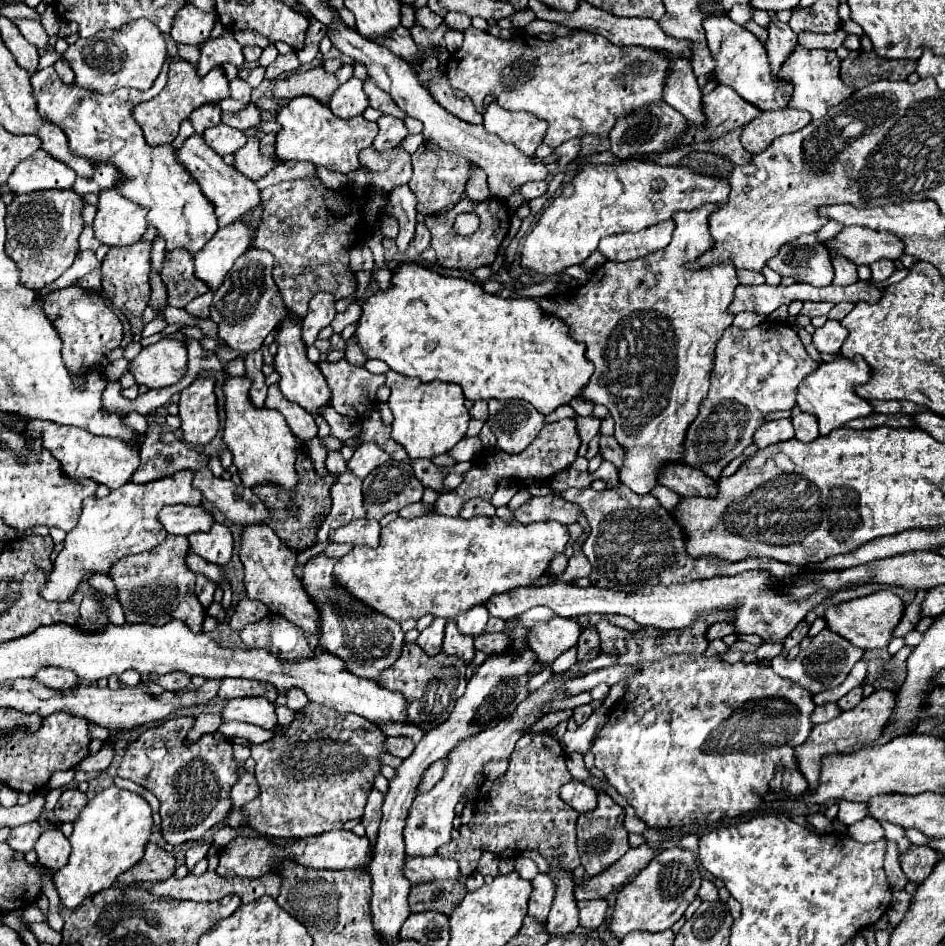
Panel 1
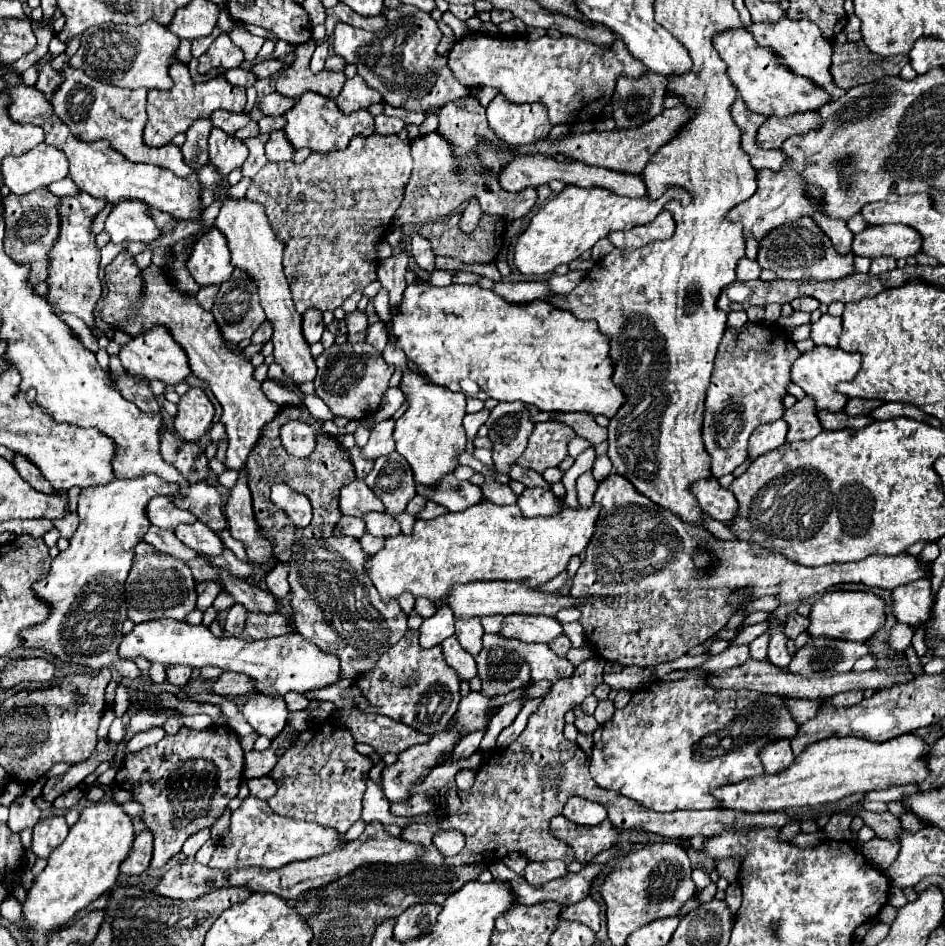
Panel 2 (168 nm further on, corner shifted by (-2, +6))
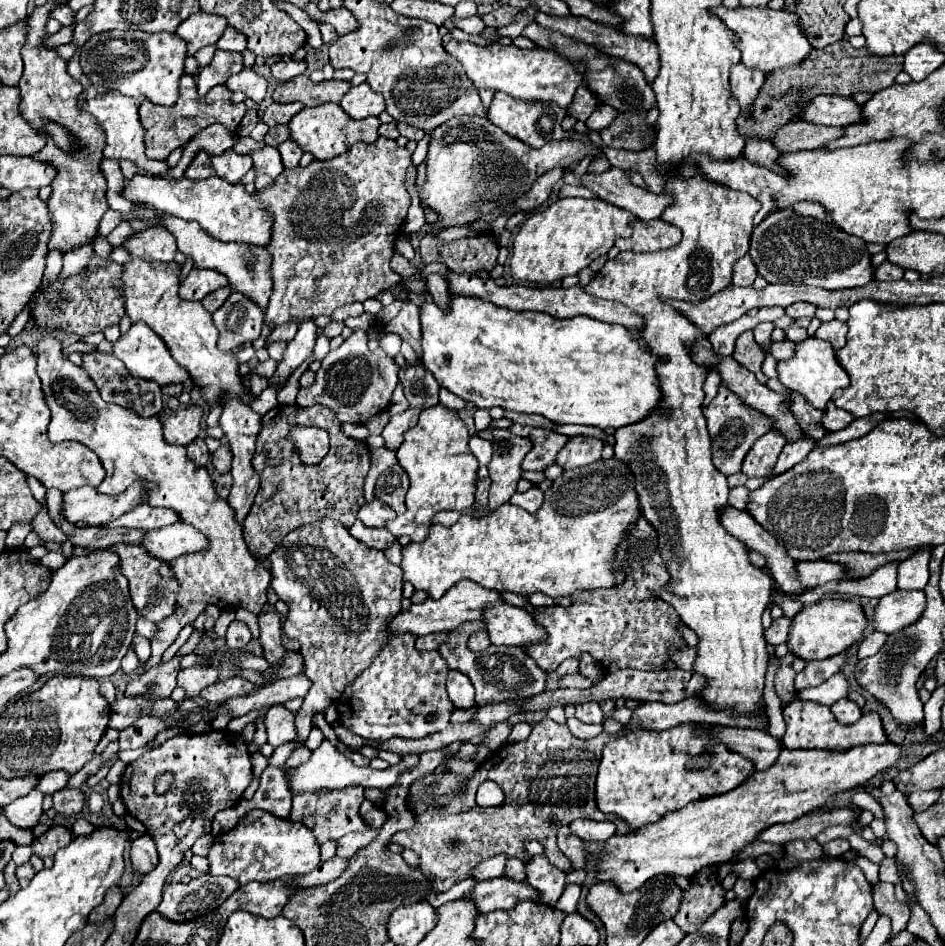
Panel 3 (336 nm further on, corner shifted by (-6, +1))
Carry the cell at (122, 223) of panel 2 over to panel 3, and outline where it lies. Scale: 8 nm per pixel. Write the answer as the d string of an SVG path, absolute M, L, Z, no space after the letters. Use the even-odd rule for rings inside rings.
M150 227L146 231L136 233L126 241L124 247L130 255L136 255L148 261L170 263L174 261L174 255L176 255L176 241L162 227Z

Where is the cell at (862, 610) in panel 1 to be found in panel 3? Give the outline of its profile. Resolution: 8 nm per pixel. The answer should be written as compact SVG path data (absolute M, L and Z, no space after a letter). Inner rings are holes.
M822 599L812 605L804 605L798 615L792 617L788 631L788 649L804 661L828 659L832 655L844 653L852 643L856 643L866 627L866 617L856 601L844 599Z

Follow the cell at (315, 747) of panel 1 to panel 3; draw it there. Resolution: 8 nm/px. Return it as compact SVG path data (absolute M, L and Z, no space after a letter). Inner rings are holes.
M346 787L342 791L318 791L298 793L294 795L294 805L290 813L290 821L298 821L314 831L316 841L322 845L326 841L336 841L352 831L368 831L370 827L360 817L360 803L364 801L362 787Z

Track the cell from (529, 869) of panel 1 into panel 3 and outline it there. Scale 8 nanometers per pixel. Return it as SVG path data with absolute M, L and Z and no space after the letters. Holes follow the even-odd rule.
M508 859L506 861L506 867L504 867L504 877L516 879L516 881L524 881L526 879L524 863L520 859Z

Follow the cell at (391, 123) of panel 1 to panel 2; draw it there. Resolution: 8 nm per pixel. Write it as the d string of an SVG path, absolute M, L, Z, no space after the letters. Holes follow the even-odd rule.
M386 114L374 116L374 122L376 122L376 132L380 132L380 134L384 134L384 136L398 134L402 128L406 128L406 124L404 124L400 118L386 116Z

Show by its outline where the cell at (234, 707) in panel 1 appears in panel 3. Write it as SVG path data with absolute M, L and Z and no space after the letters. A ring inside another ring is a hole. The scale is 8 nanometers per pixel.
M272 705L266 713L266 729L268 729L268 743L272 747L280 747L284 743L296 741L296 725L294 725L294 713L284 709L282 705Z

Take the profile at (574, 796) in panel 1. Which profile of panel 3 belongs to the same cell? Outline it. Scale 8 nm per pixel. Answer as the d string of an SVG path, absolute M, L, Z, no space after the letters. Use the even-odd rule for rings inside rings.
M576 819L570 823L570 829L582 841L606 841L616 833L614 823L610 823L610 821L598 823L598 821L590 821L590 819Z

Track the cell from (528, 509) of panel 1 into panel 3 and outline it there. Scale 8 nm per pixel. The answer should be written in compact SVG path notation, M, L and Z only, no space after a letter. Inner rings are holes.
M532 487L532 489L526 491L526 493L516 493L516 495L512 495L510 503L526 509L528 513L534 513L534 511L540 509L542 499L544 499L544 493L542 493L538 487Z

